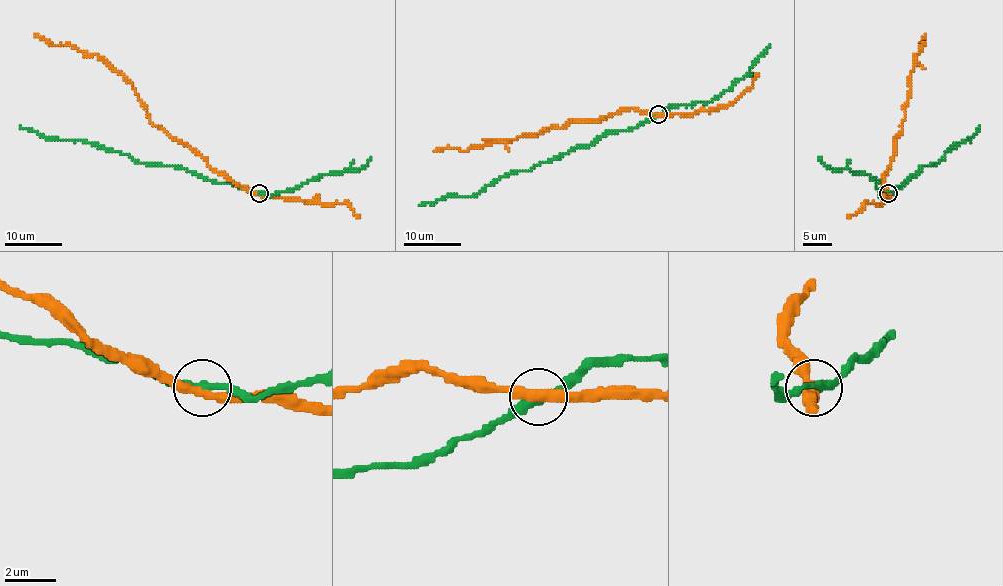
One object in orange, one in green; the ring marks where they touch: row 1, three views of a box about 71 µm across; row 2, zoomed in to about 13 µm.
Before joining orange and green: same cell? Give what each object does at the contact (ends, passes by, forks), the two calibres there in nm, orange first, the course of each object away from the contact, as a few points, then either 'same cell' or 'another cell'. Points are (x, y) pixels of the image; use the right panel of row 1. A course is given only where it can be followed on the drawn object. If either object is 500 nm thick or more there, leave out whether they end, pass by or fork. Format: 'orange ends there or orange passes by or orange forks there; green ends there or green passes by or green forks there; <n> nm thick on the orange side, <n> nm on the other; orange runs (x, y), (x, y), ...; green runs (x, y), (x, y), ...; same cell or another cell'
orange passes by; green passes by; 360 nm thick on the orange side, 320 nm on the other; orange runs (888, 194), (882, 176), (904, 120), (908, 76), (925, 34); green runs (888, 194), (921, 168), (937, 164), (945, 151), (970, 141), (980, 126); same cell

